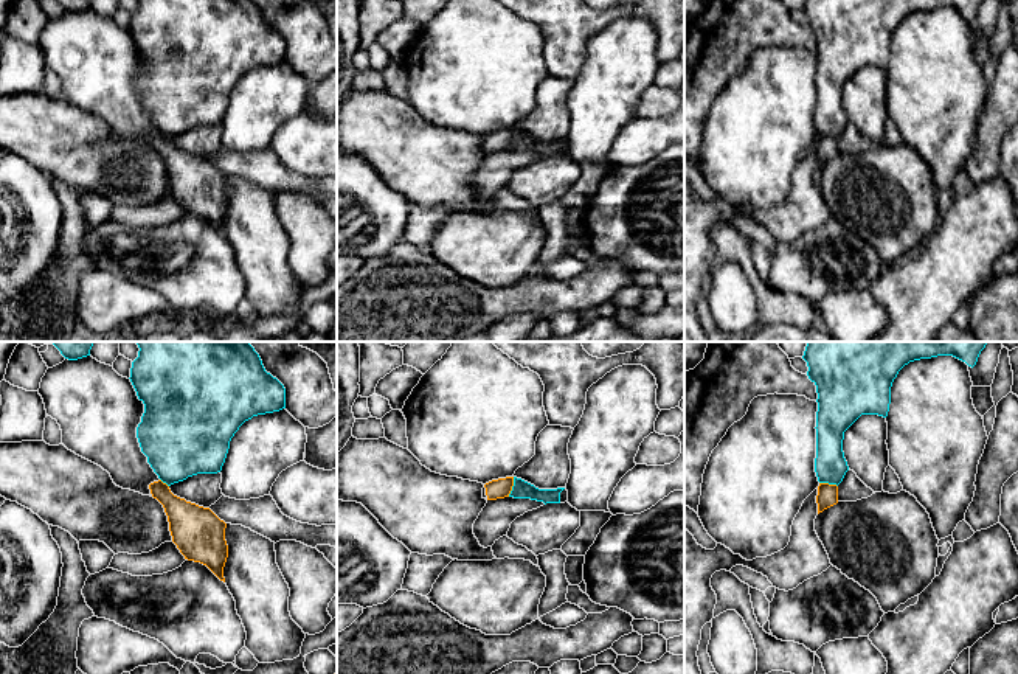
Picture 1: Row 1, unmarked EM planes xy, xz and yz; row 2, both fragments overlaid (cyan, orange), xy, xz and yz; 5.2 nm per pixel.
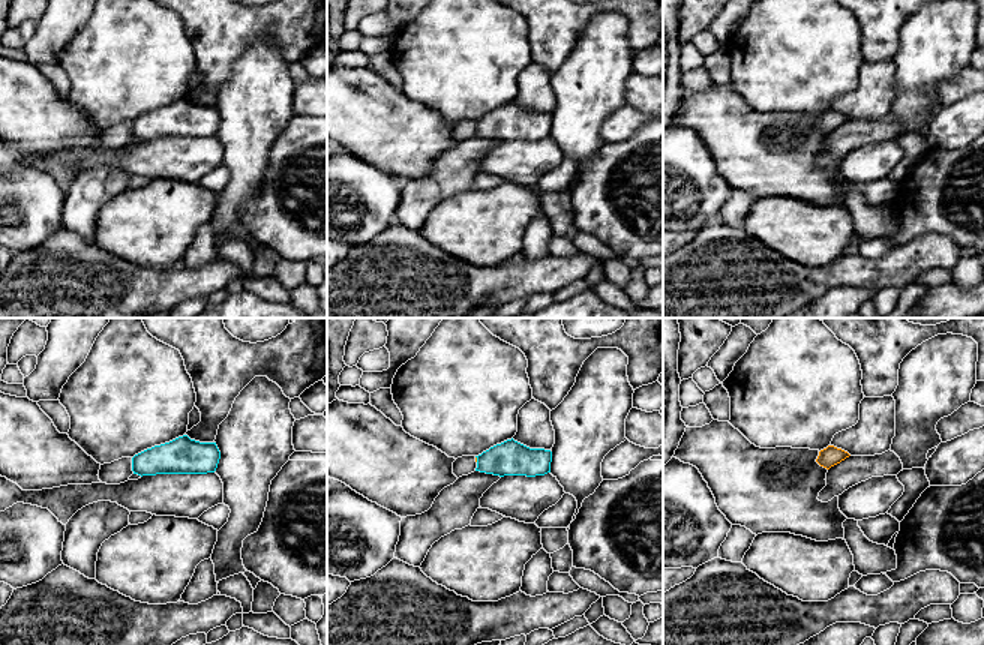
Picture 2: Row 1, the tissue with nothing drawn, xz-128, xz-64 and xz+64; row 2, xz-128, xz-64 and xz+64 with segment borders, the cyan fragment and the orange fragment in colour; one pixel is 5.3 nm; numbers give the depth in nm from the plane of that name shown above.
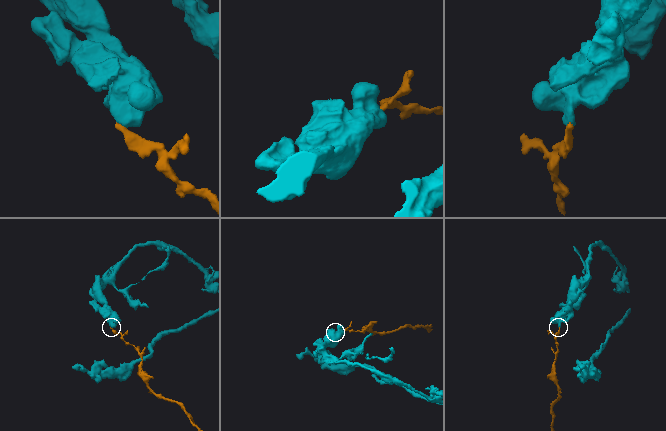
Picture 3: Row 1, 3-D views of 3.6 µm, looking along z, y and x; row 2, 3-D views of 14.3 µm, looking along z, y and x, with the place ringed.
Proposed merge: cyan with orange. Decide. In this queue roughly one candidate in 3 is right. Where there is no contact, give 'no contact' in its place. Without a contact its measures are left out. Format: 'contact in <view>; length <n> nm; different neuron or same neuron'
contact in xz; length 110 nm; different neuron

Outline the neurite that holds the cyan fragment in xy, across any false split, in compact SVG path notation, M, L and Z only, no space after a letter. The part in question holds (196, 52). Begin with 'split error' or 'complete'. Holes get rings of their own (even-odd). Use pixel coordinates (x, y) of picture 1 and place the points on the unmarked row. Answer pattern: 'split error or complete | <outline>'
complete | M140 0L130 34L144 56L137 90L147 115L168 138L197 126L217 126L239 79L258 67L286 61L284 37L265 23L254 0Z

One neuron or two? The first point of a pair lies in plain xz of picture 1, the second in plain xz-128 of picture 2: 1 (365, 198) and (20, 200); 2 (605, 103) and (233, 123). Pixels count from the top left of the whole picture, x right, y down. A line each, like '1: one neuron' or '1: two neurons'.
1: one neuron
2: one neuron

